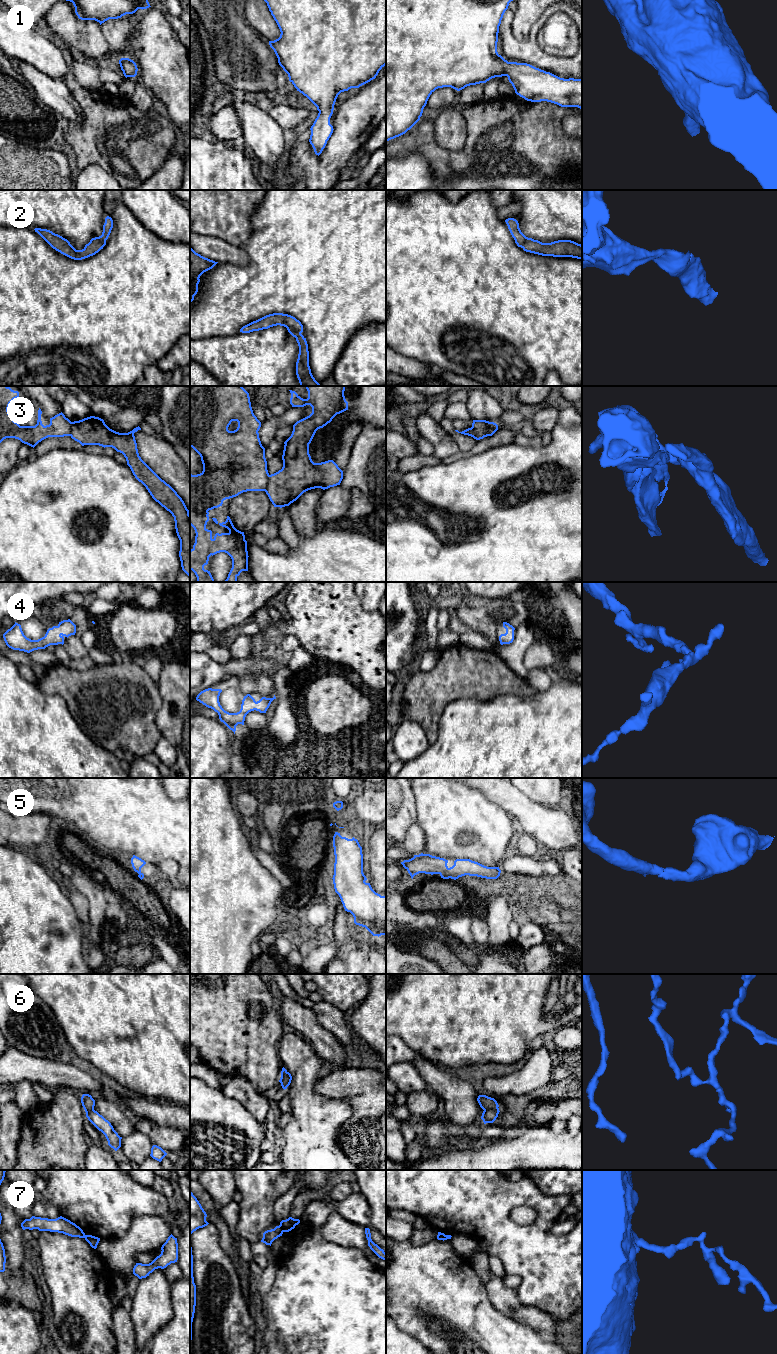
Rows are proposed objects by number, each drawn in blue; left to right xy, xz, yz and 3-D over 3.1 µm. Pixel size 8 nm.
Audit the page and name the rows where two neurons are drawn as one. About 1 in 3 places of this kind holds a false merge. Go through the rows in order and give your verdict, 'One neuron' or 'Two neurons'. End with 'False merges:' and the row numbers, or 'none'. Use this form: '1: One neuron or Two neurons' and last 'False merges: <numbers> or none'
1: One neuron
2: One neuron
3: Two neurons
4: One neuron
5: One neuron
6: Two neurons
7: Two neurons
False merges: 3, 6, 7

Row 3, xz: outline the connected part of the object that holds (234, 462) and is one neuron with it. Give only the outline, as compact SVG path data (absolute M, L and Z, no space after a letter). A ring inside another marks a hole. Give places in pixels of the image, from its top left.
M190 386L190 447L192 447L201 457L201 461L203 464L203 471L200 474L192 475L190 474L190 525L194 528L196 536L195 543L193 548L190 550L190 570L192 570L196 577L197 582L216 582L210 571L205 570L204 566L208 564L209 557L215 555L220 552L227 553L232 559L232 568L228 574L227 579L224 582L237 582L237 577L240 575L242 571L248 571L248 551L247 551L247 541L245 540L244 532L237 530L230 517L227 516L225 522L219 523L220 526L225 527L229 530L228 533L216 533L215 536L212 536L212 531L206 528L207 522L209 521L209 510L214 508L218 508L222 506L223 501L226 499L230 499L238 496L239 494L247 491L265 491L268 484L269 473L267 470L267 461L265 458L265 448L262 446L260 438L259 438L259 429L261 427L261 422L254 415L249 393L242 386ZM232 421L238 422L238 427L234 431L229 431L228 427Z

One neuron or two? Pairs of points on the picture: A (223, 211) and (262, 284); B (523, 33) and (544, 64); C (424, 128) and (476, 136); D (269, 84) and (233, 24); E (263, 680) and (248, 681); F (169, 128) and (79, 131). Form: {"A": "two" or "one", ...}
{"A": "two", "B": "two", "C": "one", "D": "one", "E": "one", "F": "one"}

